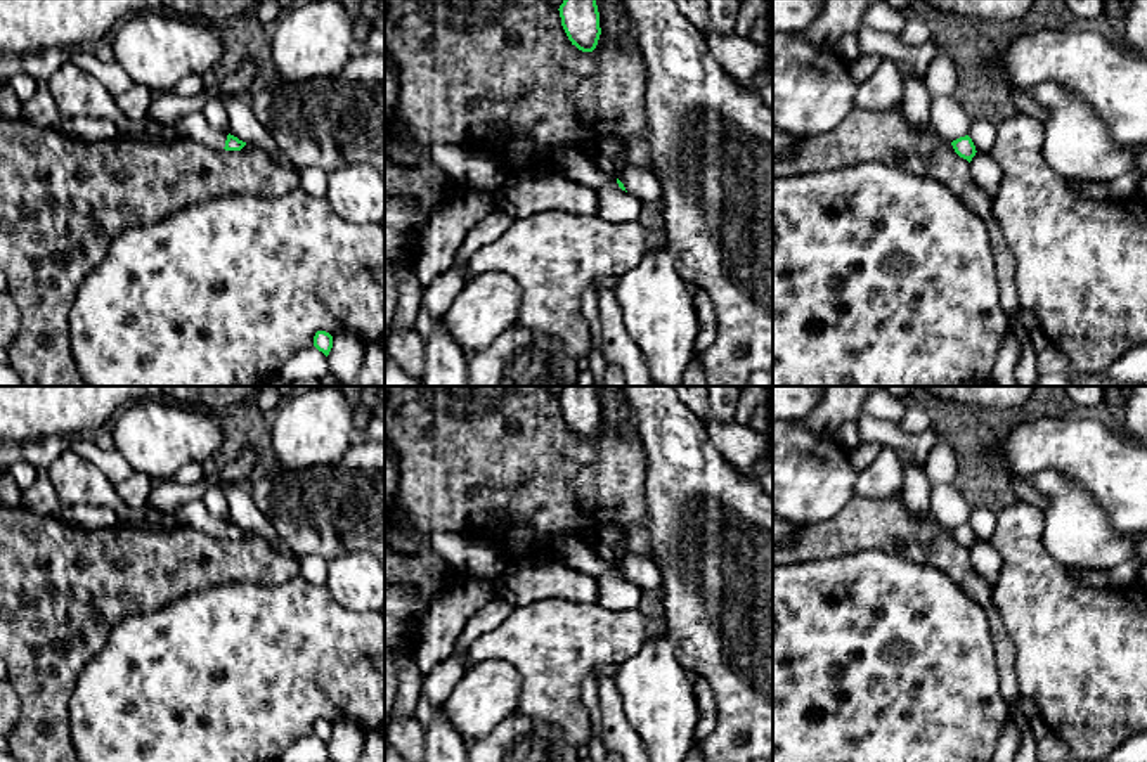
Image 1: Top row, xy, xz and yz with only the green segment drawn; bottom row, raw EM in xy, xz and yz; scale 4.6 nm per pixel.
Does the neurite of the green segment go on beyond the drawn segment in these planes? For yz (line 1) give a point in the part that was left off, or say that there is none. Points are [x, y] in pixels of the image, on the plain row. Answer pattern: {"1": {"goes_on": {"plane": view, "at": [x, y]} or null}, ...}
{"1": {"goes_on": null}}

